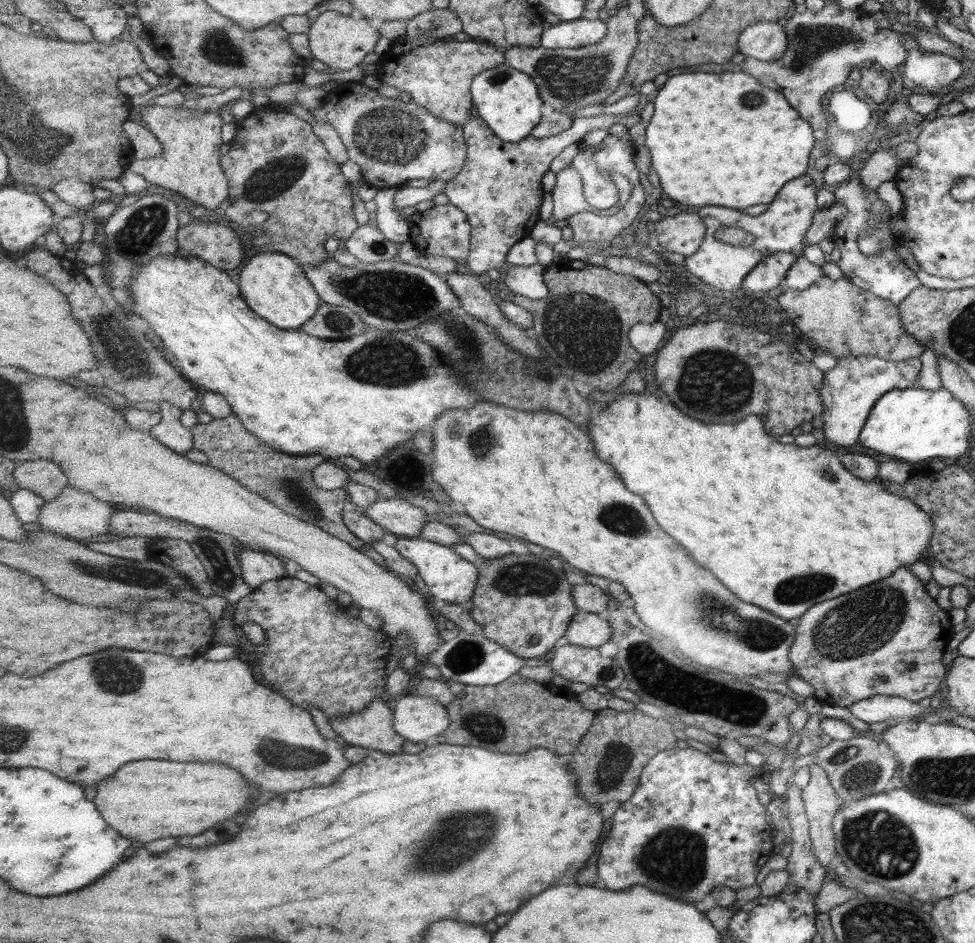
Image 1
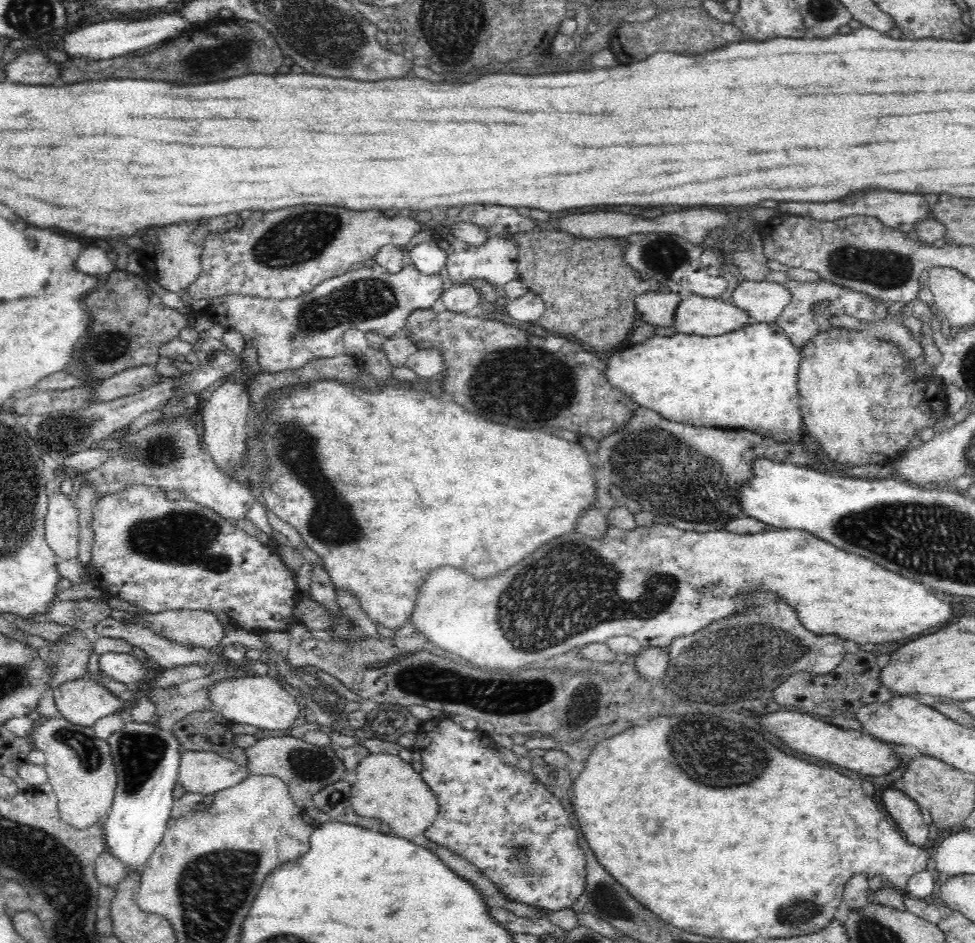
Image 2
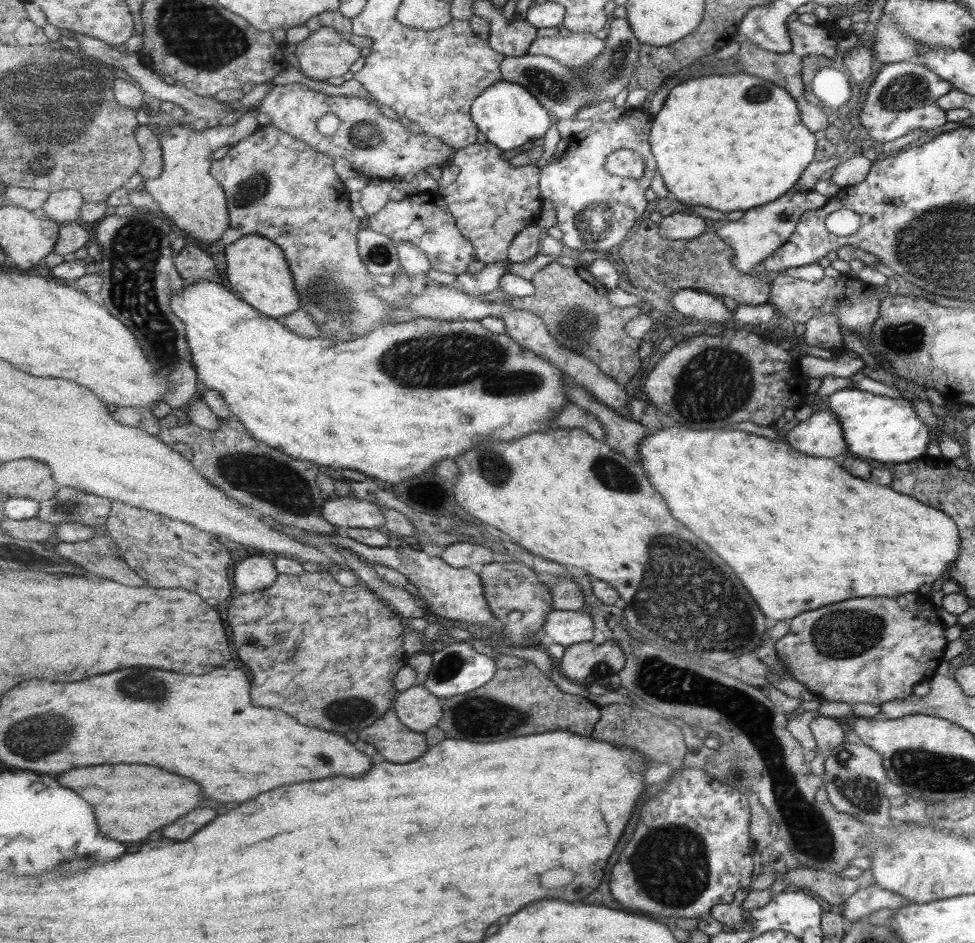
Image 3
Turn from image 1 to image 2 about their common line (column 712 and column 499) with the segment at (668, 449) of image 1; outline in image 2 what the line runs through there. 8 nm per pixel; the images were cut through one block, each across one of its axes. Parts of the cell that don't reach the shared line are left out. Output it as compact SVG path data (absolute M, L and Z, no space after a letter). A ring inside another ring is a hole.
M336 380L314 382L314 386L310 386L308 390L294 392L288 398L274 402L265 424L266 426L262 426L262 442L270 460L270 468L274 468L264 480L262 499L265 508L299 532L306 545L321 558L321 566L328 572L330 583L337 591L348 591L356 595L361 608L376 626L386 626L397 632L401 632L413 615L416 598L420 594L418 588L422 588L424 580L430 576L430 572L440 568L440 564L464 568L464 572L472 576L496 576L496 572L512 568L512 564L518 564L520 560L524 560L524 556L536 552L540 544L548 544L548 540L556 540L556 536L564 536L564 532L574 532L578 518L588 509L596 507L596 484L603 480L596 474L595 458L579 441L570 442L552 435L548 430L518 430L504 424L484 422L484 418L460 408L457 403L440 402L438 398L432 398L430 394L418 390L386 386L376 392L364 392L360 388L338 384Z

